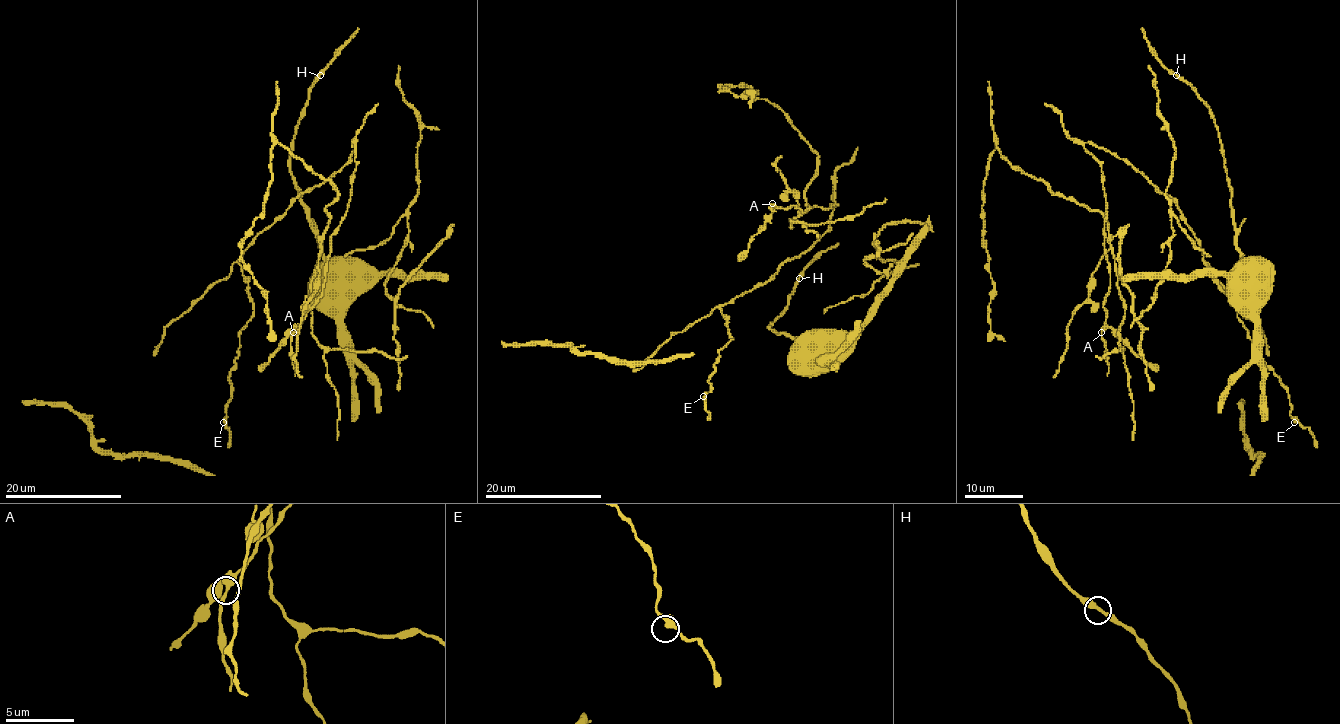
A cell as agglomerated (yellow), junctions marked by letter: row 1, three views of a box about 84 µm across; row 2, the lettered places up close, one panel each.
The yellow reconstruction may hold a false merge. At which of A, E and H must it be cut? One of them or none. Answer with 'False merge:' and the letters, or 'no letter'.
False merge: no letter

